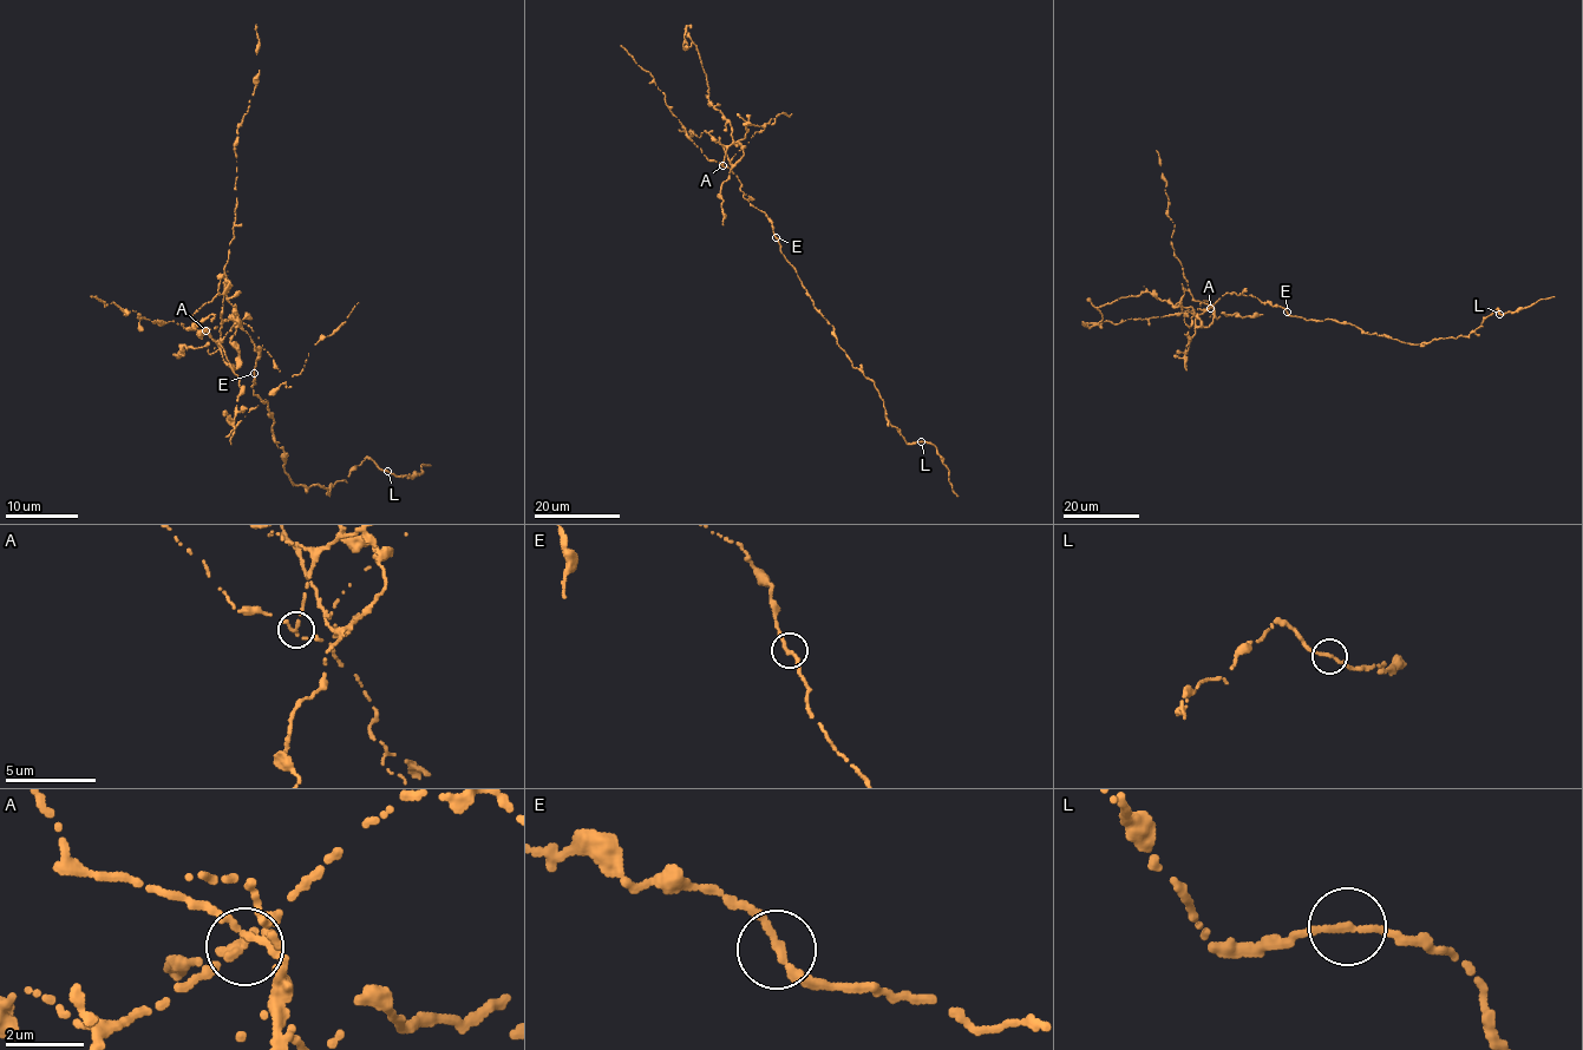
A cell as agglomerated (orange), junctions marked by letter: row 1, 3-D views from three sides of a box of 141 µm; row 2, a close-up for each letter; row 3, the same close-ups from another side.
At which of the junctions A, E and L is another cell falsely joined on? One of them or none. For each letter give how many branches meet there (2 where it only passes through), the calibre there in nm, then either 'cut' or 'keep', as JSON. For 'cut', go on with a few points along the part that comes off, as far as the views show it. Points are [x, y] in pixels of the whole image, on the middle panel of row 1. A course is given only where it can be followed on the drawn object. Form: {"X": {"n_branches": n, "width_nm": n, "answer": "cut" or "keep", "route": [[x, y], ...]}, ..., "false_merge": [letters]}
{"A": {"n_branches": 2, "width_nm": 200, "answer": "cut"}, "E": {"n_branches": 2, "width_nm": 200, "answer": "keep"}, "L": {"n_branches": 2, "width_nm": 190, "answer": "keep"}, "false_merge": ["A"]}

